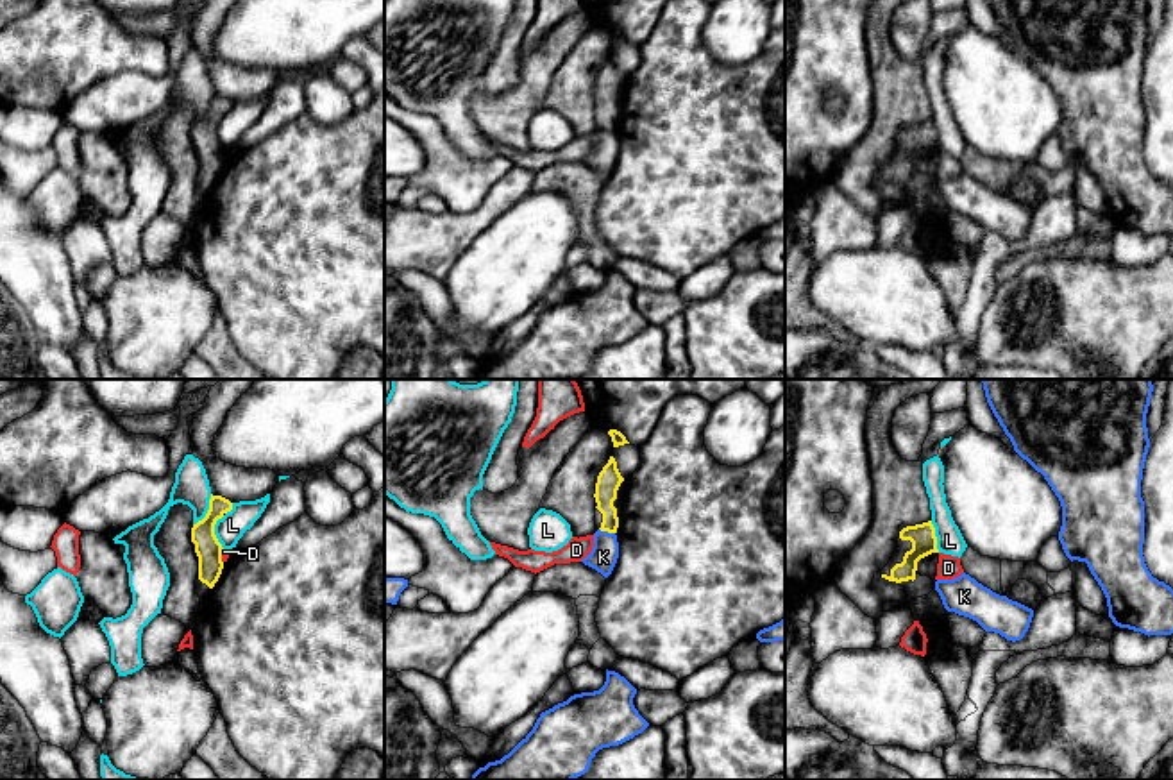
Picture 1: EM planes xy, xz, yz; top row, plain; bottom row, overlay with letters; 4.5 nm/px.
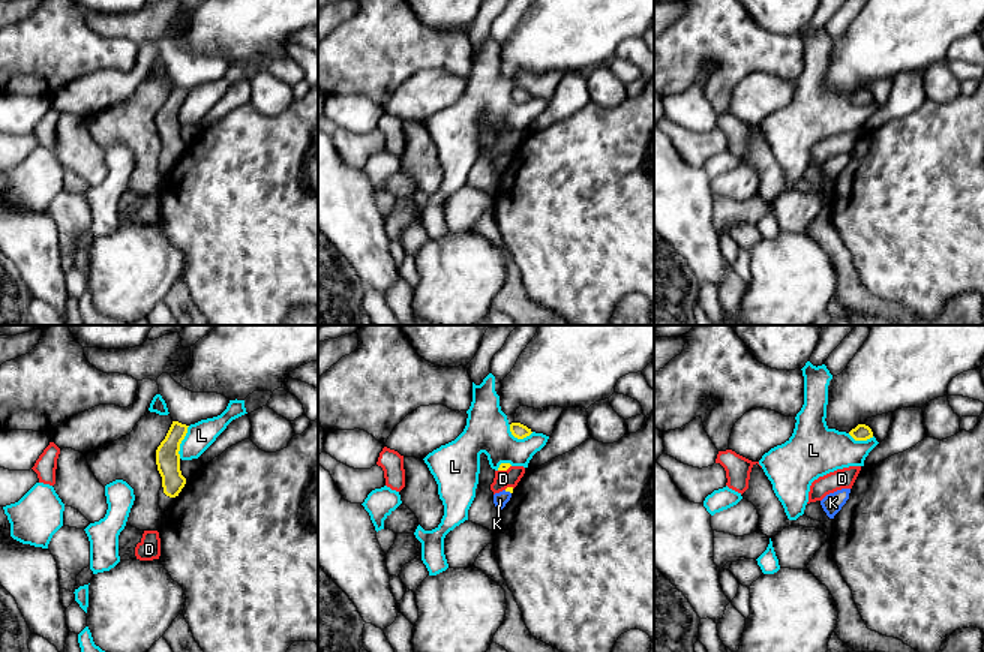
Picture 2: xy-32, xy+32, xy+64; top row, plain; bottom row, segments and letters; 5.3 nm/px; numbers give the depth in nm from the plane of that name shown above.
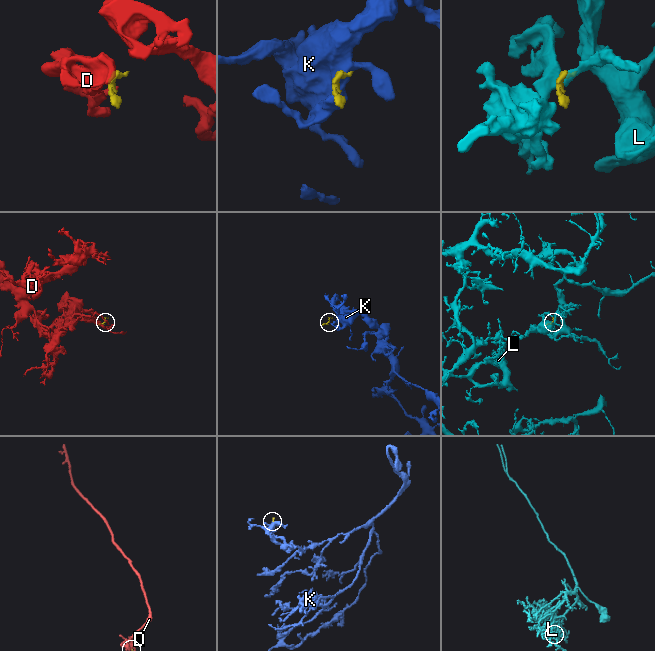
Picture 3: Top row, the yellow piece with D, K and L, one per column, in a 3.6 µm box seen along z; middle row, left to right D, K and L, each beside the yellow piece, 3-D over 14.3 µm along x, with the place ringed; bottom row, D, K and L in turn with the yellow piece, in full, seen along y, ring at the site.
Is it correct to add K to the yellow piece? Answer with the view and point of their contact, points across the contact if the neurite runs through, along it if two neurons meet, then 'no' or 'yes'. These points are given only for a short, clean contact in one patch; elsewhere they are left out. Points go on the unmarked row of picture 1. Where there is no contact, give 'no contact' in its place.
contact xz (607, 129); border xz (599, 127), (614, 133); no

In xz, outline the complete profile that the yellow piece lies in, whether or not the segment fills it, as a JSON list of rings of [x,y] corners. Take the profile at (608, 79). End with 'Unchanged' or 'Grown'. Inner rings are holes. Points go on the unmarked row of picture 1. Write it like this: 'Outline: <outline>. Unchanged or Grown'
Outline: [[[610,55],[608,63],[597,75],[595,82],[595,127],[608,132],[617,132],[622,114],[622,95],[626,79],[617,68],[617,61]]]. Grown

